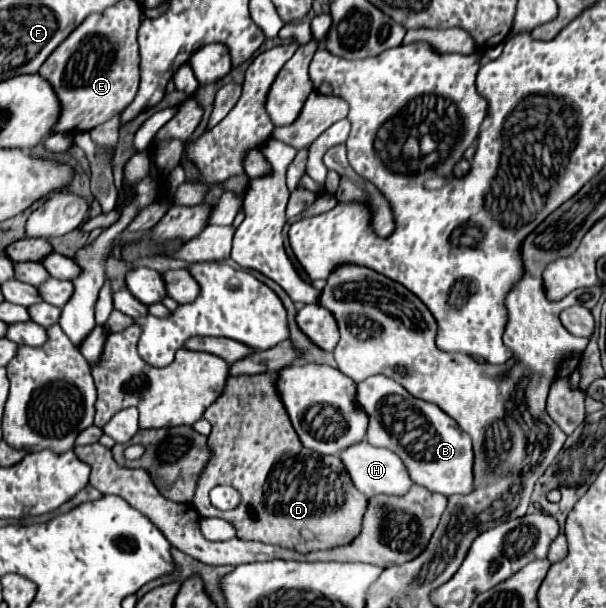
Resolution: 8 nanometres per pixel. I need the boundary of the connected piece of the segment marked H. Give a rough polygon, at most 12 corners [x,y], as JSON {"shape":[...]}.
{"shape":[[369,442],[339,454],[365,496],[405,496],[403,460]]}

